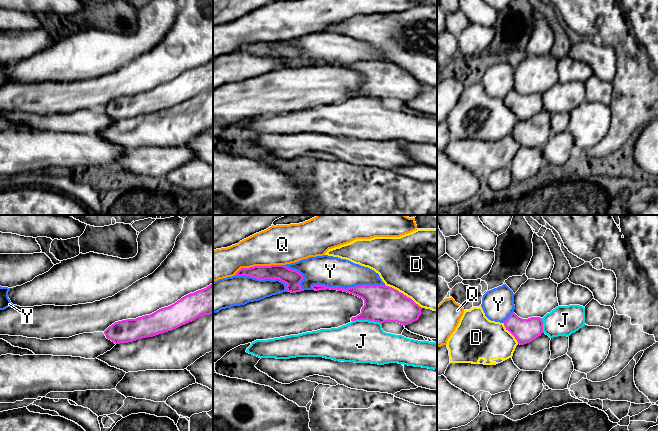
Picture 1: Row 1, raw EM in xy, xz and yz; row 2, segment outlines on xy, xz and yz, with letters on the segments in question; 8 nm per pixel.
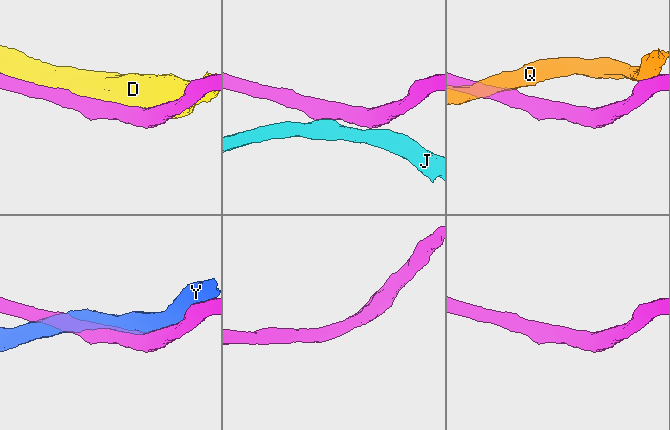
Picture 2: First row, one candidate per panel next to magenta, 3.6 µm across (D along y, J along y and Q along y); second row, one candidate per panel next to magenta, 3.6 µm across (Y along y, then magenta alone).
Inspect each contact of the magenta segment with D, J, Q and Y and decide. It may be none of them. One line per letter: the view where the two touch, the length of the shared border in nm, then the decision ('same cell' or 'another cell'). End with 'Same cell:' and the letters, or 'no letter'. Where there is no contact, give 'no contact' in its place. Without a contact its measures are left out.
D: meets magenta in xz; contact 340 nm long; another cell
J: meets magenta in xz; contact 240 nm long; another cell
Q: meets magenta in xz; contact 420 nm long; another cell
Y: meets magenta in xz; contact 600 nm long; another cell
Same cell: no letter

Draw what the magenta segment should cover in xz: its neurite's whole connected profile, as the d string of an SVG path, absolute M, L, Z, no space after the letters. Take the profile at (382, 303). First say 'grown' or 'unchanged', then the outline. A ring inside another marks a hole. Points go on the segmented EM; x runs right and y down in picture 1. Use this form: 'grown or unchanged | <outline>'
unchanged | M313 285L312 290L343 291L364 300L361 313L351 321L369 320L379 323L397 322L408 325L419 319L422 307L398 290L384 285L359 285L348 289Z

